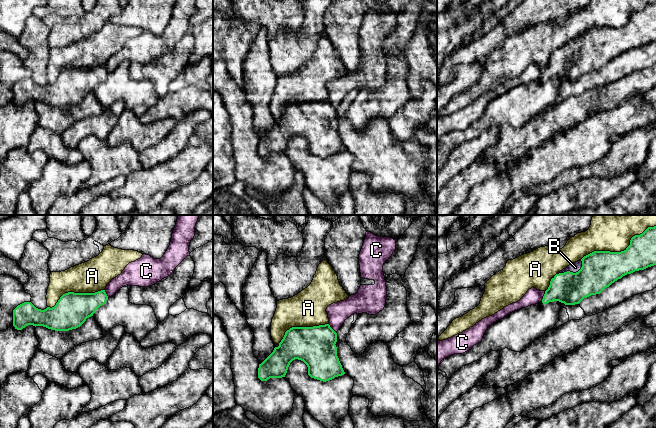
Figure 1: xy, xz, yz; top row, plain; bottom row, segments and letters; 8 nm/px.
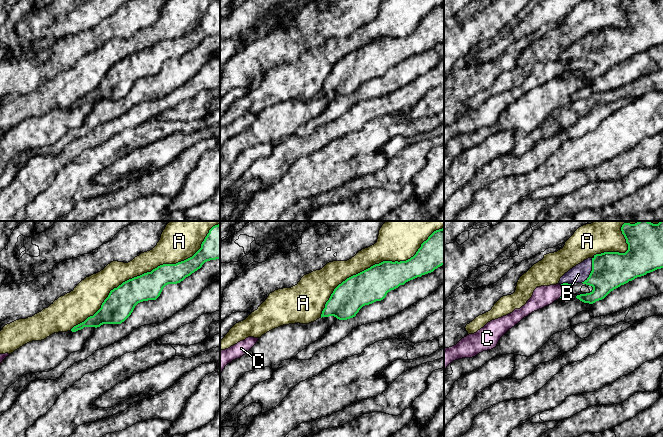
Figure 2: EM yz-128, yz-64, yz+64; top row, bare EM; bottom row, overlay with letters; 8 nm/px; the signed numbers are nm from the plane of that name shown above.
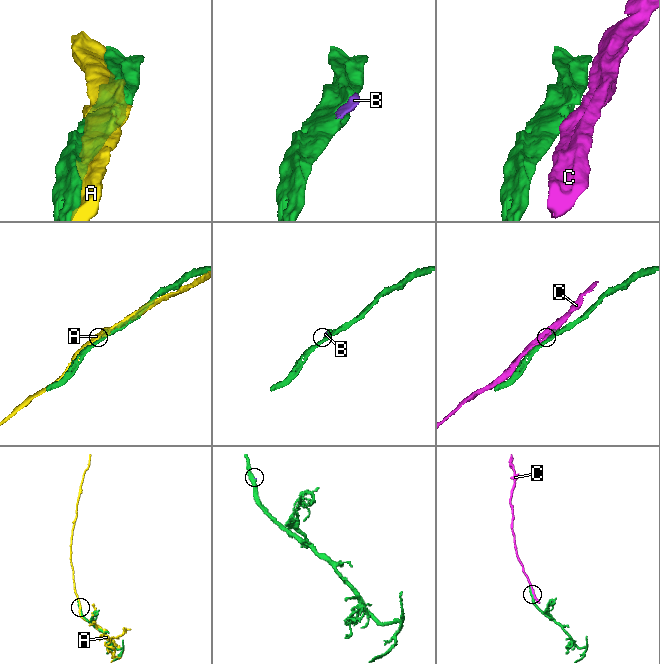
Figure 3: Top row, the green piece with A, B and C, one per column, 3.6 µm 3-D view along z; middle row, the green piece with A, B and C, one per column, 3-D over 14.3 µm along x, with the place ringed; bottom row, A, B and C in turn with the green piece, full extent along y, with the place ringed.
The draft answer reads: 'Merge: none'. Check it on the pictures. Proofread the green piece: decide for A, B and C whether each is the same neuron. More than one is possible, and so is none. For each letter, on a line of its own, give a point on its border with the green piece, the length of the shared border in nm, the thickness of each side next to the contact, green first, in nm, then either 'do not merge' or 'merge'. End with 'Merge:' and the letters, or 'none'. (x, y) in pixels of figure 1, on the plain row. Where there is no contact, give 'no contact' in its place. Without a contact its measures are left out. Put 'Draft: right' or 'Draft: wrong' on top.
Draft: wrong
A: contact yz (619, 28); length 650 nm; calibres 300 and 220 nm; do not merge
B: contact yz (572, 48); length 240 nm; calibres 300 and 80 nm; merge
C: contact yz (543, 72); length 100 nm; calibres 260 and 130 nm; do not merge
Merge: B

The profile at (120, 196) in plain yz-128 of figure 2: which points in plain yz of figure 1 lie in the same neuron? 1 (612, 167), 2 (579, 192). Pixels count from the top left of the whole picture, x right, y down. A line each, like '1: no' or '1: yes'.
1: yes
2: no

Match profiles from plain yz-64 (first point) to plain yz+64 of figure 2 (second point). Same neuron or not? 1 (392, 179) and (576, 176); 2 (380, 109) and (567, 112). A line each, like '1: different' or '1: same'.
1: same
2: same

